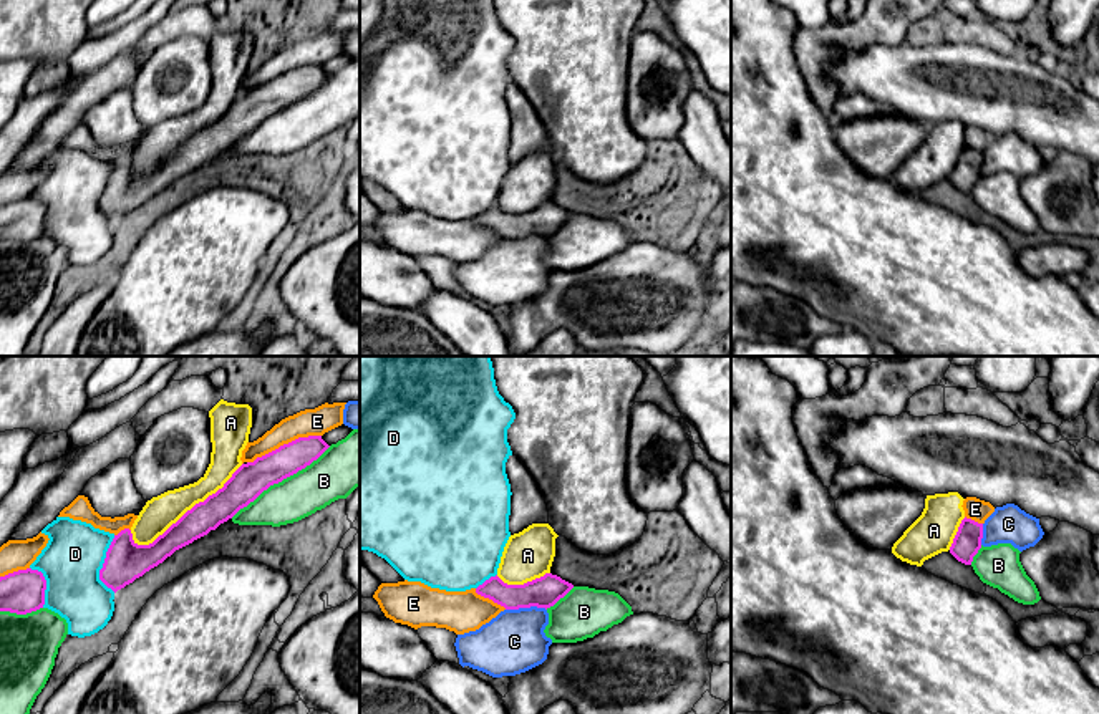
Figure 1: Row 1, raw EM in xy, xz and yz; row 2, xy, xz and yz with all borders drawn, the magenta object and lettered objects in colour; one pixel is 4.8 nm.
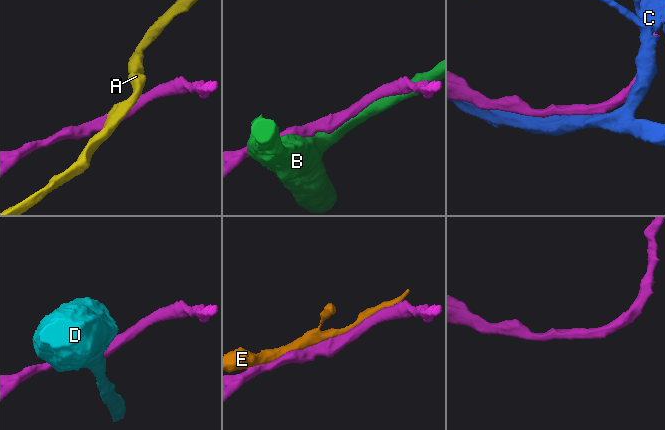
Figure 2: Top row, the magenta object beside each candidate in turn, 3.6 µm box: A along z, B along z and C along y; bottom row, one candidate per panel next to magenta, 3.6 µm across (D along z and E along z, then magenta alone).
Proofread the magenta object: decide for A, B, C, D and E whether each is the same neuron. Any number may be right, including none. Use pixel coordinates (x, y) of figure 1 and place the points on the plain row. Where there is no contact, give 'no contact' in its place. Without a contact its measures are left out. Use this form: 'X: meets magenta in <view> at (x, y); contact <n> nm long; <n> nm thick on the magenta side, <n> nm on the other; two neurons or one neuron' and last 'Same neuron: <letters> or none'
A: meets magenta in xy at (188, 139); contact 650 nm long; 150 nm thick on the magenta side, 160 nm on the other; two neurons
B: meets magenta in xy at (280, 110); contact 600 nm long; 170 nm thick on the magenta side, 220 nm on the other; two neurons
C: meets magenta in xz at (526, 236); contact 200 nm long; 150 nm thick on the magenta side, 300 nm on the other; two neurons
D: meets magenta in xy at (103, 192); contact 280 nm long; 200 nm thick on the magenta side, 280 nm on the other; two neurons
E: meets magenta in xy at (284, 73); contact 380 nm long; 170 nm thick on the magenta side, 130 nm on the other; two neurons
Same neuron: none

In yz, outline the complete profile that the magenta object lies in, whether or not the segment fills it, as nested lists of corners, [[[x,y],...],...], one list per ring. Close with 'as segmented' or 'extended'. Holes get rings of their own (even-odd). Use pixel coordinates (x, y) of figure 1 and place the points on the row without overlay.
[[[963,147],[950,176],[950,182],[961,192],[971,194],[973,186],[981,177],[983,152]]] | as segmented

